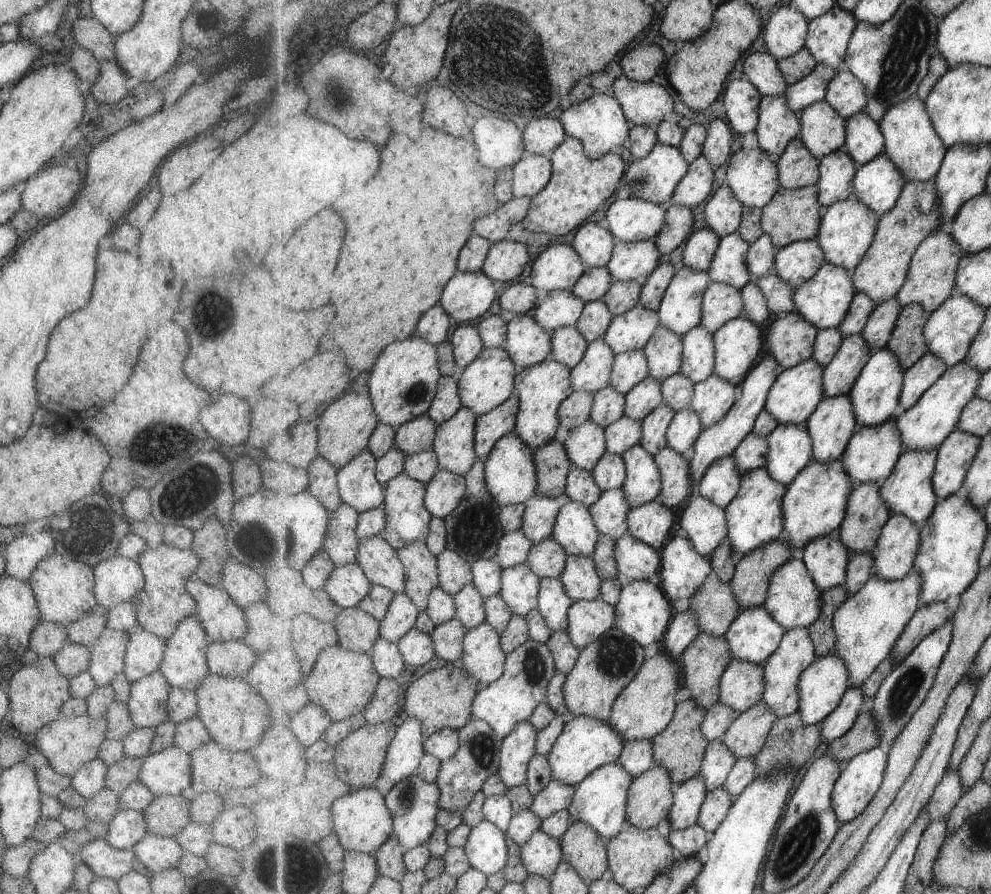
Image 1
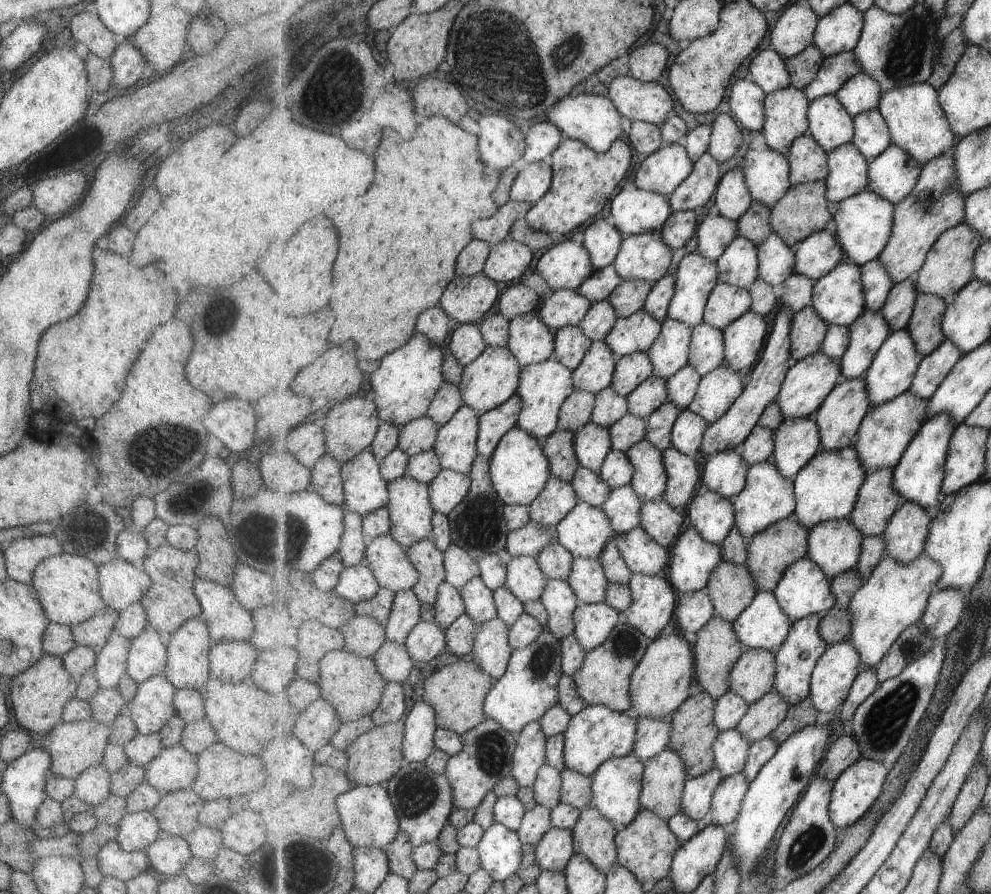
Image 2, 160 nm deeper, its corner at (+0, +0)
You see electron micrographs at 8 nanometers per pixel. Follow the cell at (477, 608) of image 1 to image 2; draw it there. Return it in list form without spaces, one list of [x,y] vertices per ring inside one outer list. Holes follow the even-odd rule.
[[[481,576],[470,580],[460,591],[465,601],[466,614],[479,626],[498,617],[494,590],[486,585]]]

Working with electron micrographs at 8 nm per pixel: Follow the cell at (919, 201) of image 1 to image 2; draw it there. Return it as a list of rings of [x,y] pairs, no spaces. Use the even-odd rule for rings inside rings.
[[[956,146],[924,164],[920,183],[917,184],[916,190],[896,204],[896,216],[894,217],[896,222],[893,227],[892,239],[879,258],[886,264],[896,283],[907,280],[909,277],[915,277],[924,267],[929,252],[932,251],[933,245],[940,239],[940,236],[950,228],[966,222],[966,198],[967,196],[961,188],[960,176],[956,167]]]

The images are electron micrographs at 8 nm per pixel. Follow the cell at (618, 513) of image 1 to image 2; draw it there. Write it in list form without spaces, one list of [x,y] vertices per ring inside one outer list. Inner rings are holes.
[[[633,485],[614,488],[609,500],[603,504],[604,511],[612,520],[617,534],[631,532],[642,524],[642,498]]]

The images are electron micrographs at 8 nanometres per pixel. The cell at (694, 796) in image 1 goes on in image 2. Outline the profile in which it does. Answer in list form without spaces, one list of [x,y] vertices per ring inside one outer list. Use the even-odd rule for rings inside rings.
[[[715,767],[707,774],[692,777],[684,788],[683,808],[681,813],[695,820],[705,818],[712,812],[712,802],[717,787],[725,780],[720,768]]]

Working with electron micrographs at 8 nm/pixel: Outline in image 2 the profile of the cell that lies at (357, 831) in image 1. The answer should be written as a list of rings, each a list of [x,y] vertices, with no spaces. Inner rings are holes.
[[[357,785],[336,798],[336,807],[343,828],[354,847],[387,847],[401,832],[400,816],[393,804],[391,793],[384,785]]]

